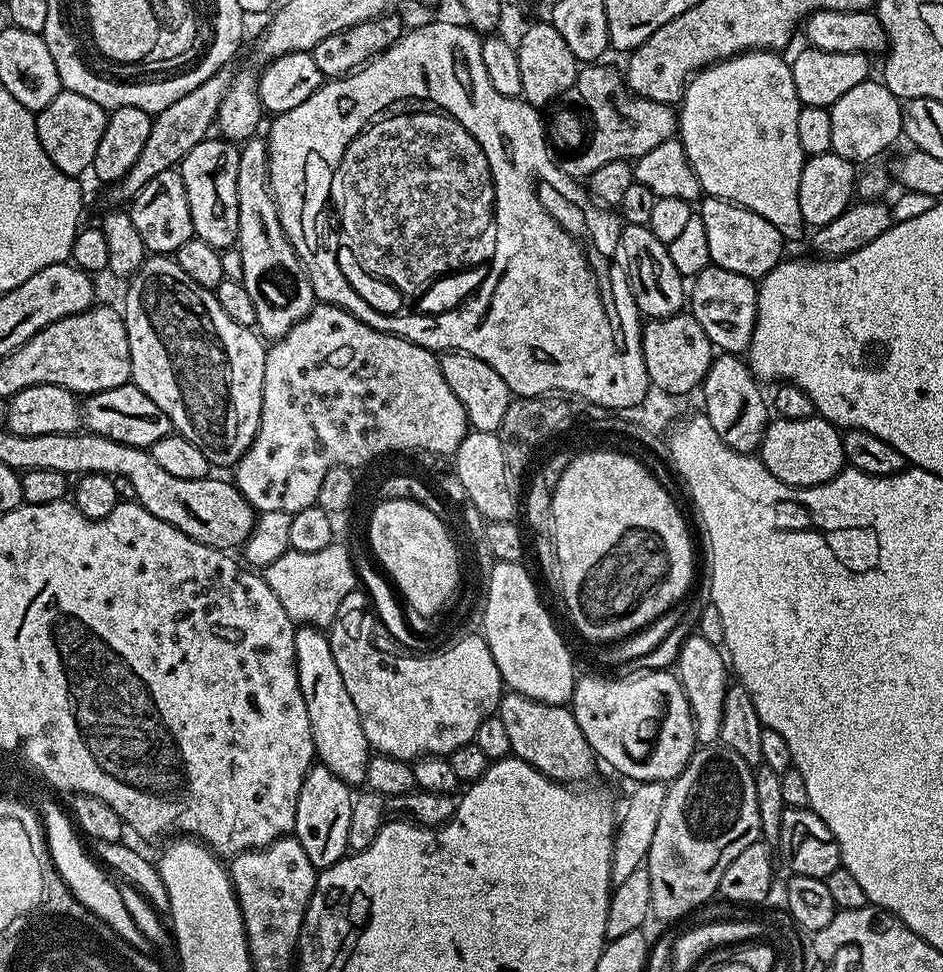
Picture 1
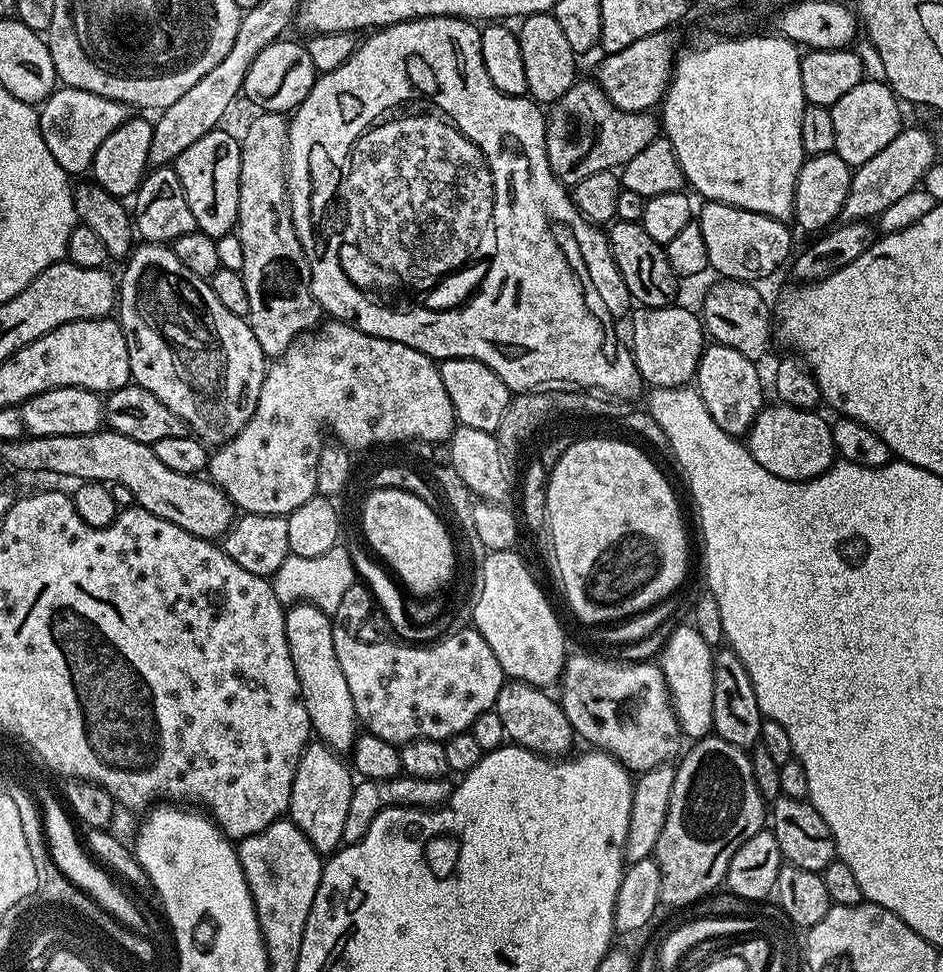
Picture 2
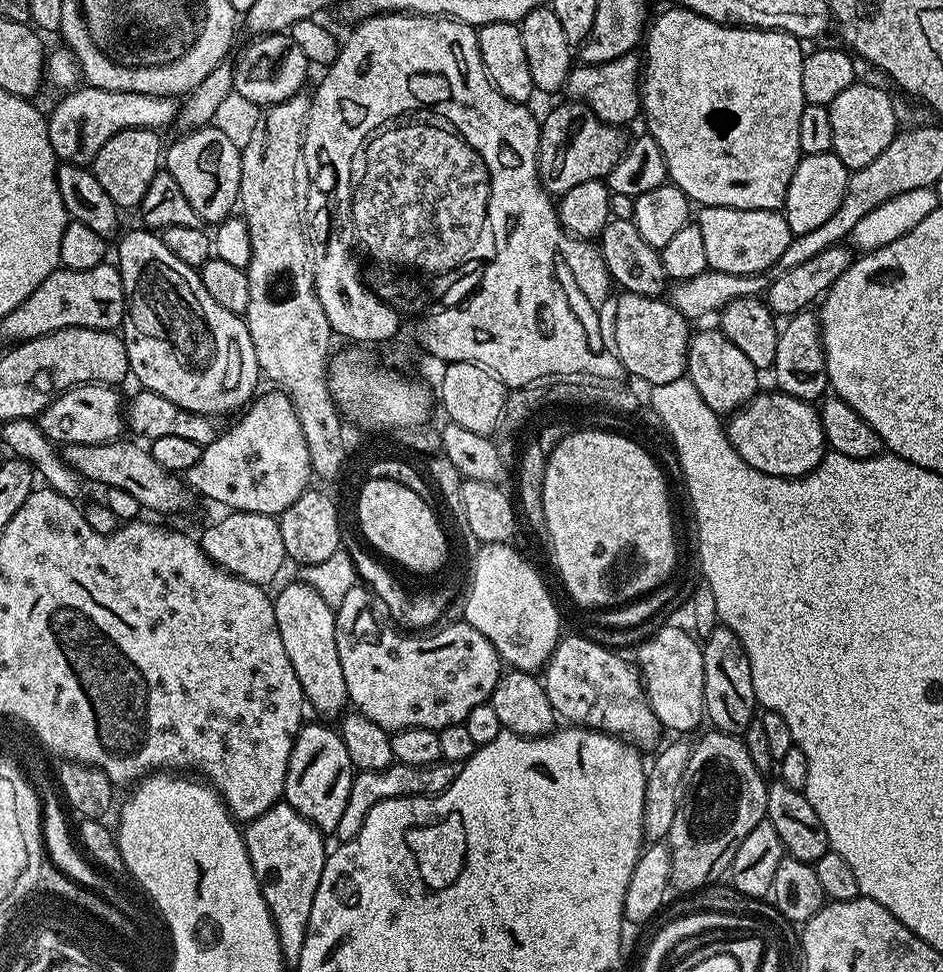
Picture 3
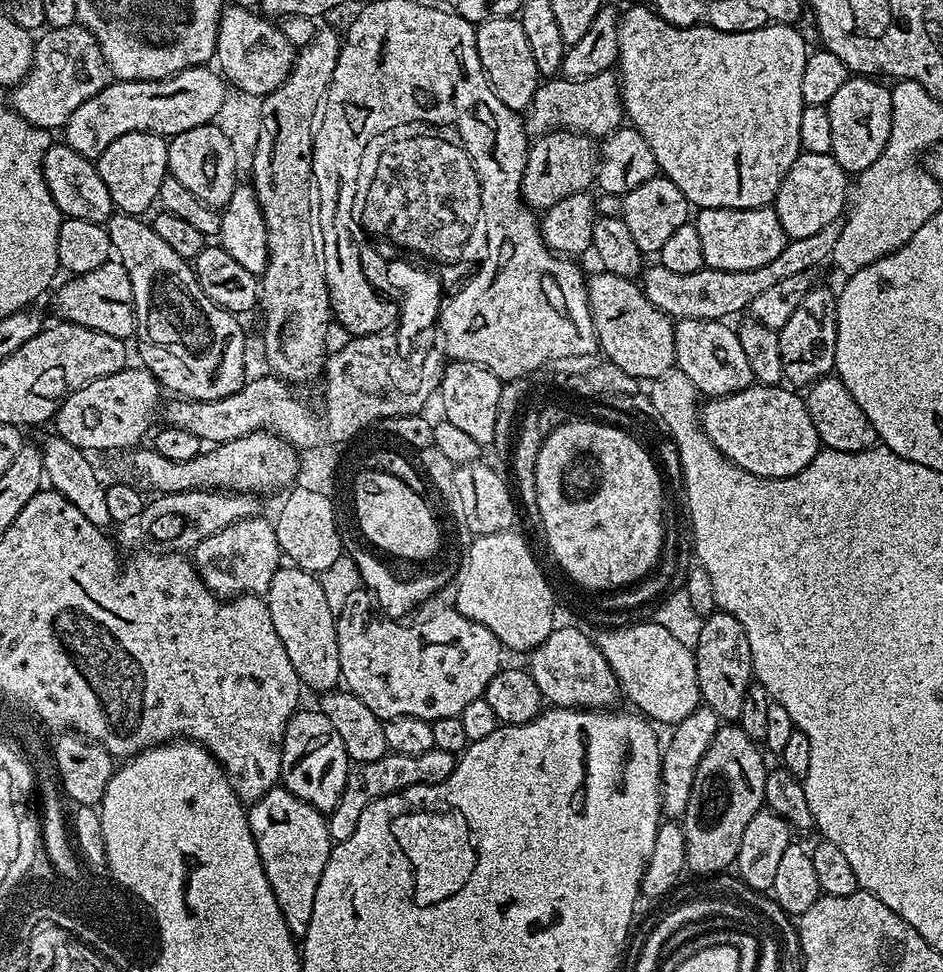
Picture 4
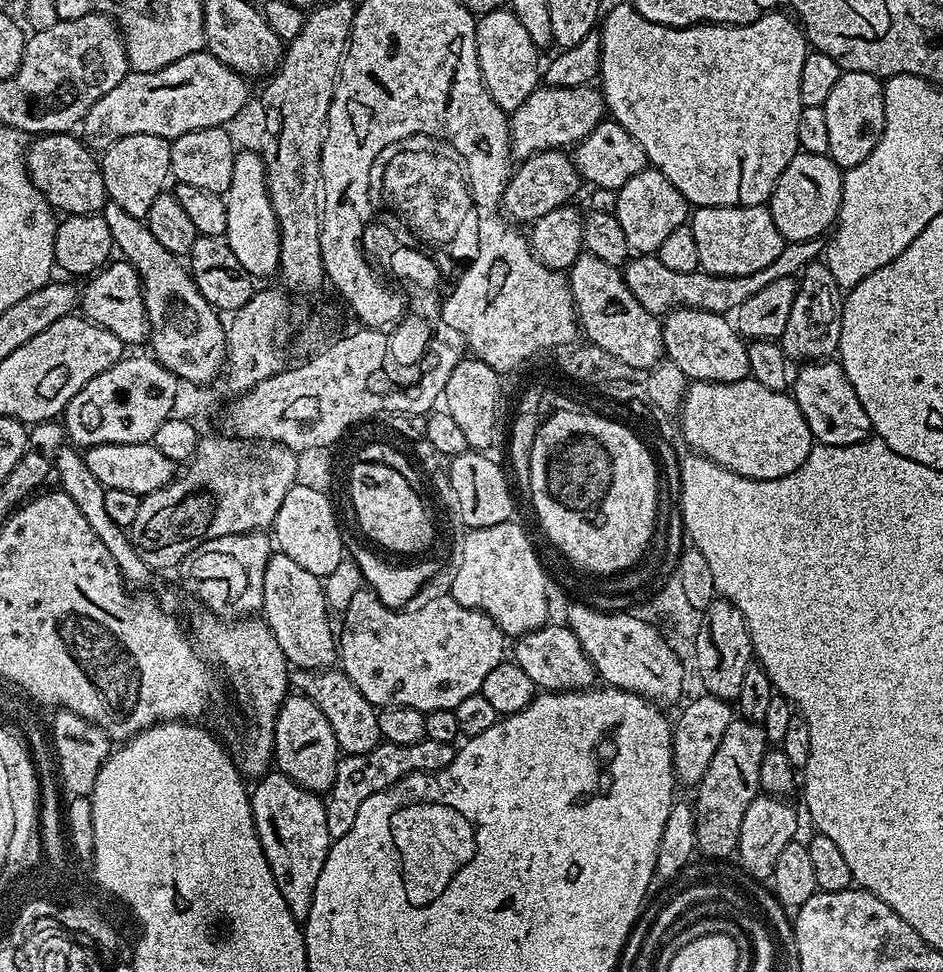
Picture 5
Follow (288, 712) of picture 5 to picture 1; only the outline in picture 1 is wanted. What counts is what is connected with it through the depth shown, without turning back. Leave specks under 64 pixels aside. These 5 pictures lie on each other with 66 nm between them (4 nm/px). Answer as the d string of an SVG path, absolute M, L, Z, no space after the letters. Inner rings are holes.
M314 766L306 774L296 807L294 835L302 850L306 850L306 858L310 858L316 869L323 870L334 866L349 855L348 835L353 799L353 789L330 769Z

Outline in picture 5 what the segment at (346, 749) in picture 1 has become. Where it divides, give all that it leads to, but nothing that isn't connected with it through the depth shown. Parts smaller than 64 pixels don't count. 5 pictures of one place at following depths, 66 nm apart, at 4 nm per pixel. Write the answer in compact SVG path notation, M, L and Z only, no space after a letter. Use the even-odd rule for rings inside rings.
M277 551L268 560L266 578L264 579L264 606L262 616L270 626L274 638L278 638L278 646L282 646L282 654L293 669L306 668L319 670L331 668L338 660L338 640L334 635L334 624L328 621L330 609L324 600L324 586L321 577L310 574L302 566L294 562L293 558L282 551Z

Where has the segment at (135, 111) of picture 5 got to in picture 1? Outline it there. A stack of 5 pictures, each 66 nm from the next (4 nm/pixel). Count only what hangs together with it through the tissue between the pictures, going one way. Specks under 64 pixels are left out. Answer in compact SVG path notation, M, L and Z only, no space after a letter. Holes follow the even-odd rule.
M61 90L54 98L54 102L50 102L50 106L35 113L35 117L38 142L42 142L42 150L46 150L50 162L54 162L54 166L58 166L58 170L62 170L67 176L83 177L83 172L87 173L92 167L94 154L98 154L98 142L102 142L102 130L106 130L108 112L79 94Z

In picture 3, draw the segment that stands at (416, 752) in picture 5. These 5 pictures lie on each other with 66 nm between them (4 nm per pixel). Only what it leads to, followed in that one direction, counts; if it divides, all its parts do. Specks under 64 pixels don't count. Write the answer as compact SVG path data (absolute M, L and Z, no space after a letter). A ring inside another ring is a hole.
M394 762L382 770L357 771L352 777L350 798L346 798L346 810L343 811L341 820L338 821L334 833L335 839L343 842L354 838L354 834L358 834L368 811L380 800L389 800L395 796L437 796L439 792L446 790L446 786L450 786L457 771L457 765L447 762L437 762L426 766L410 766Z

